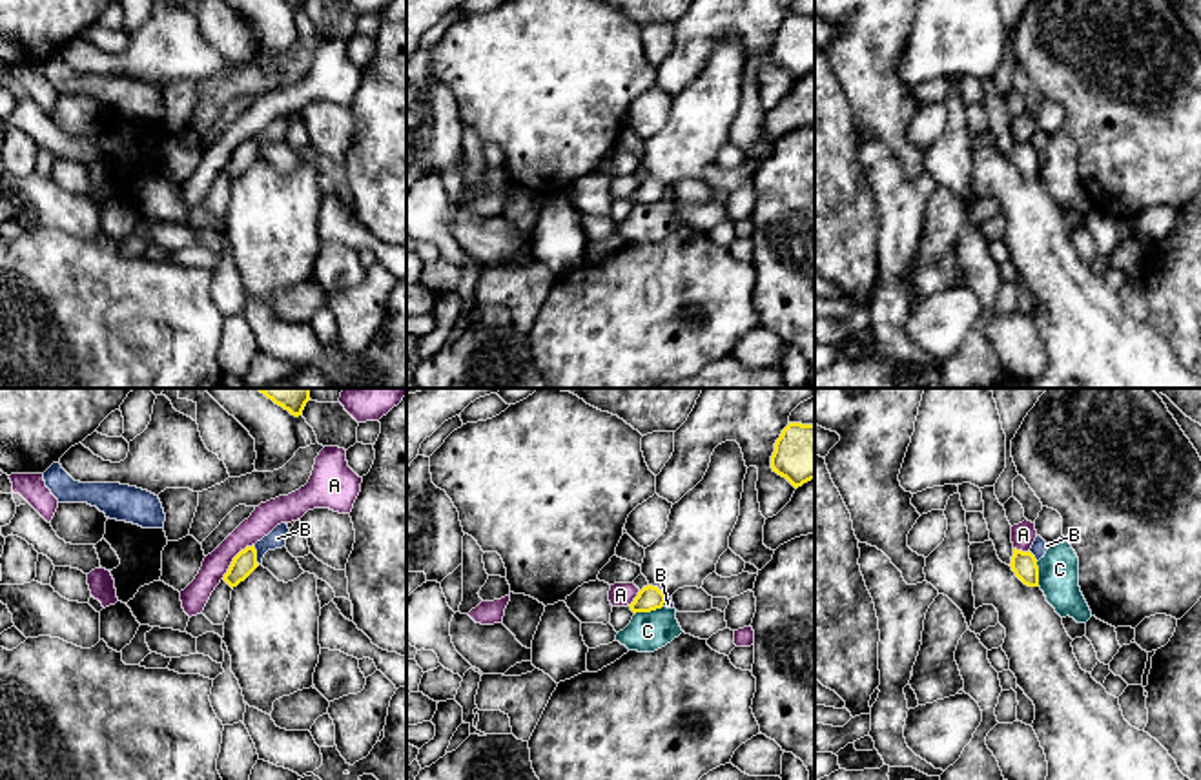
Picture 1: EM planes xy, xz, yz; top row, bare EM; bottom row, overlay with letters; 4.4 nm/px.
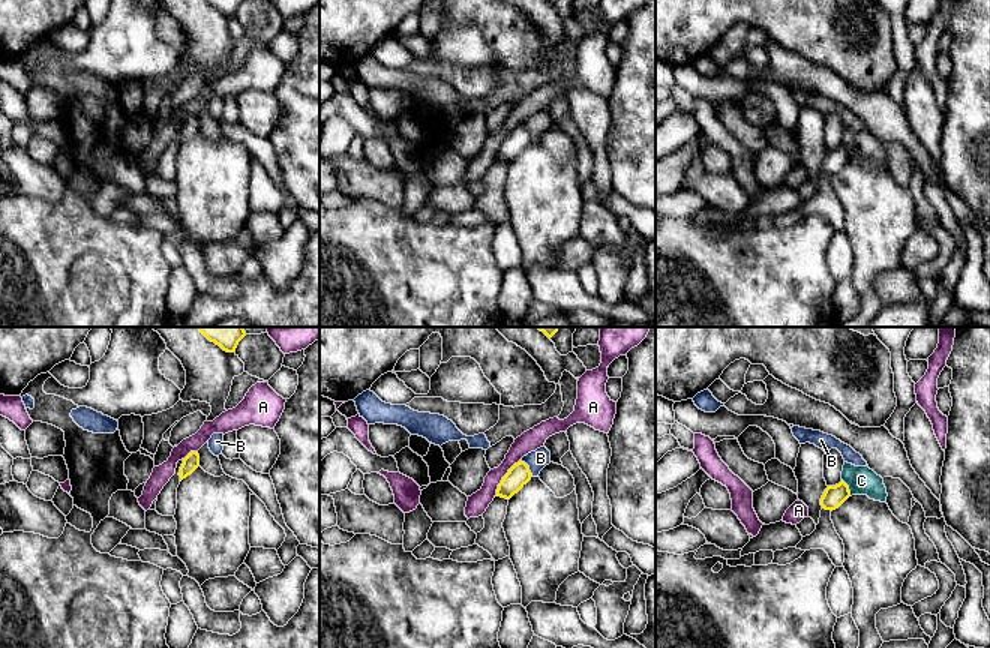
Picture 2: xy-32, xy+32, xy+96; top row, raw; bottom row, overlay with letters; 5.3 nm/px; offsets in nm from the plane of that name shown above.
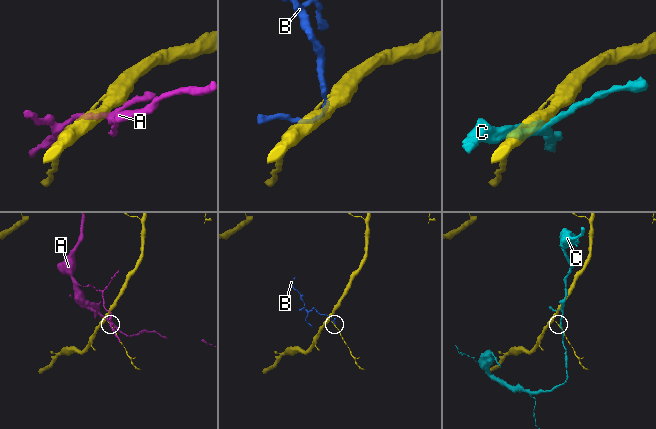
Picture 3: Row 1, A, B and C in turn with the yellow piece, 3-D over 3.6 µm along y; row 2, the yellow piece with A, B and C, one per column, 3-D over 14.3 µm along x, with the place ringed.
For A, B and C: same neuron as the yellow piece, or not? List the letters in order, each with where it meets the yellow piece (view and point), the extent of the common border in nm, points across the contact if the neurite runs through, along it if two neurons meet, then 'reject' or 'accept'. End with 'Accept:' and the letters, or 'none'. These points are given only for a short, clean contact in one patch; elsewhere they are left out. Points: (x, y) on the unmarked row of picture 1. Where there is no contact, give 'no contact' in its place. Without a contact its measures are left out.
A: meets yellow in xy at (234, 152); contact 220 nm long; reject
B: meets yellow in xy at (256, 146); contact 90 nm long; border along xy (252, 137), (259, 155); reject
C: meets yellow in xz at (647, 203); contact 130 nm long; reject
Accept: none

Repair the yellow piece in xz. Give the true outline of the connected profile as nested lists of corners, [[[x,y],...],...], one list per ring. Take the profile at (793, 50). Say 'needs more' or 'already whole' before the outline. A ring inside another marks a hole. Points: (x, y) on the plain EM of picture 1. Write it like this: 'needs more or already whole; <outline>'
already whole; [[[789,15],[775,35],[771,60],[795,80],[815,71],[815,15]]]

